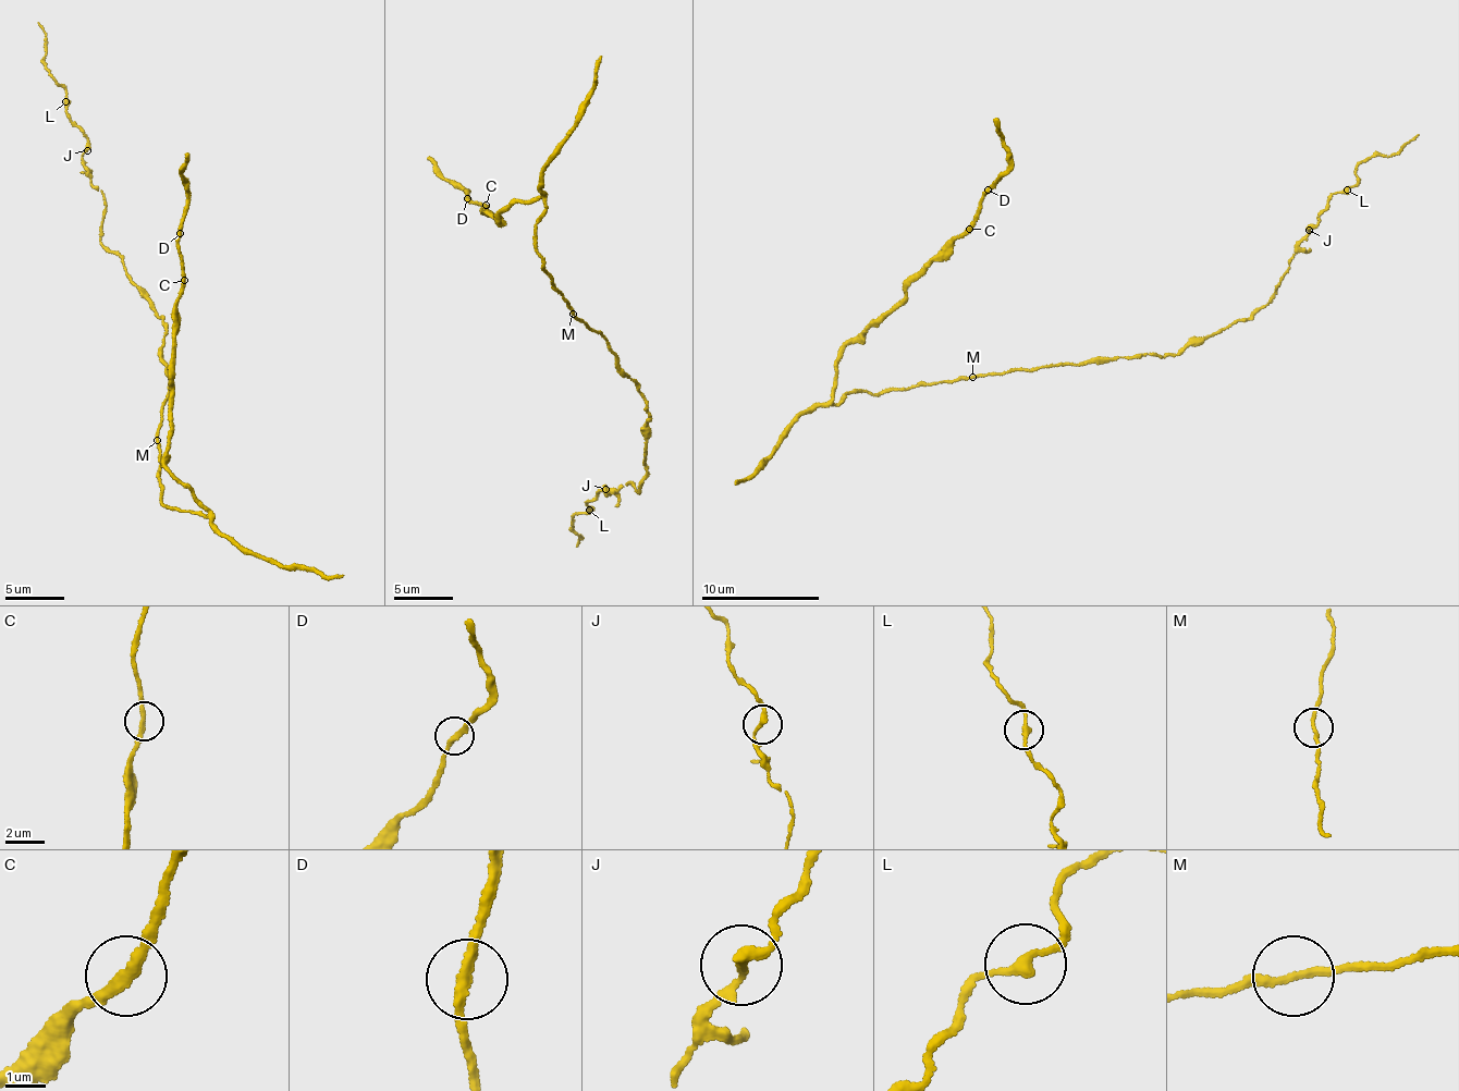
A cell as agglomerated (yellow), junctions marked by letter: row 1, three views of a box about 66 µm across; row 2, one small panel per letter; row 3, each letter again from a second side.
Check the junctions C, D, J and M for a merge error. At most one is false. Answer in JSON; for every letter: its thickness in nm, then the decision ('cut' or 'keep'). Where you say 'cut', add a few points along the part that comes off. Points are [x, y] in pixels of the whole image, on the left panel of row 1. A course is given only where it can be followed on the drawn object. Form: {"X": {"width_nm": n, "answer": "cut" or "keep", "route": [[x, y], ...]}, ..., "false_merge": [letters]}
{"C": {"width_nm": 240, "answer": "keep"}, "D": {"width_nm": 240, "answer": "keep"}, "J": {"width_nm": 240, "answer": "keep"}, "M": {"width_nm": 180, "answer": "keep"}, "false_merge": []}

